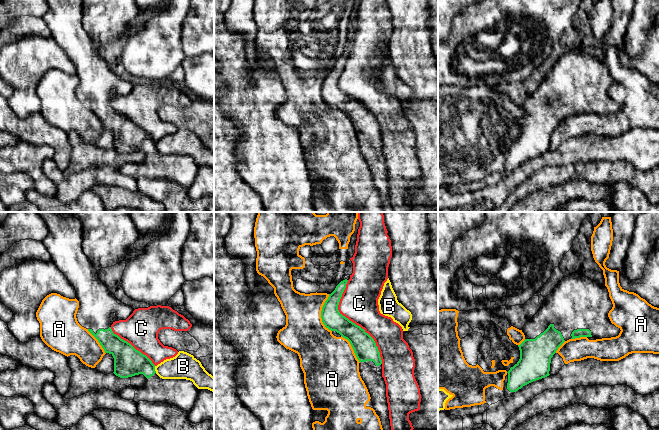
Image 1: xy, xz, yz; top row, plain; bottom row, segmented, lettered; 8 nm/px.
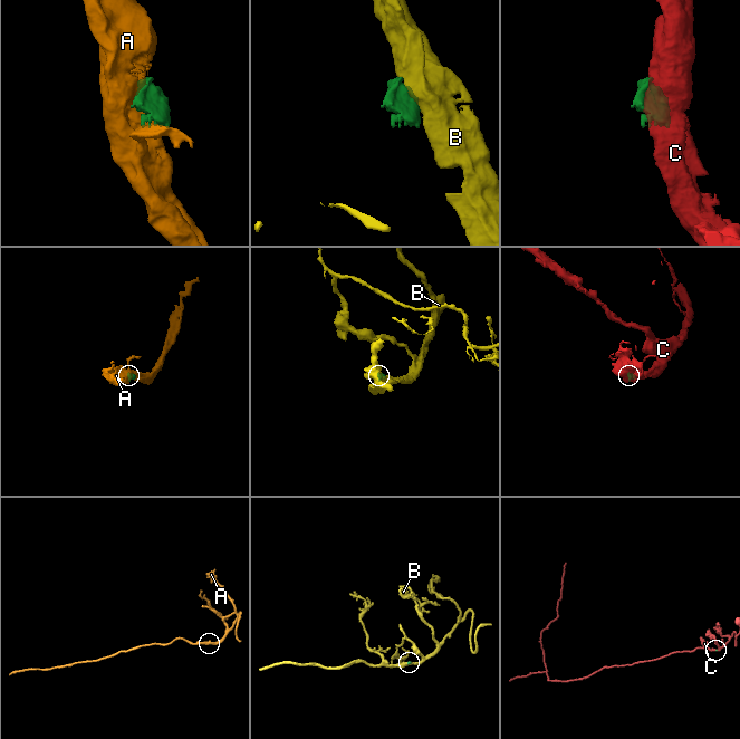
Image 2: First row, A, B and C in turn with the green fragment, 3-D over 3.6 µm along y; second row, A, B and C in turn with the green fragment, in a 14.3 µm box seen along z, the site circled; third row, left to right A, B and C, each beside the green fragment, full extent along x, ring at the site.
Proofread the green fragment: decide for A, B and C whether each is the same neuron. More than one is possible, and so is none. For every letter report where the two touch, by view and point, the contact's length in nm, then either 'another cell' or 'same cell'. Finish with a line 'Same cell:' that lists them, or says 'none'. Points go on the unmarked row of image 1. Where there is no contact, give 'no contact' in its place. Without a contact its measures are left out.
A: xz (321, 89) | 300 nm | another cell
B: xy (154, 145) | 60 nm | another cell
C: xz (352, 98) | 750 nm | another cell
Same cell: none

